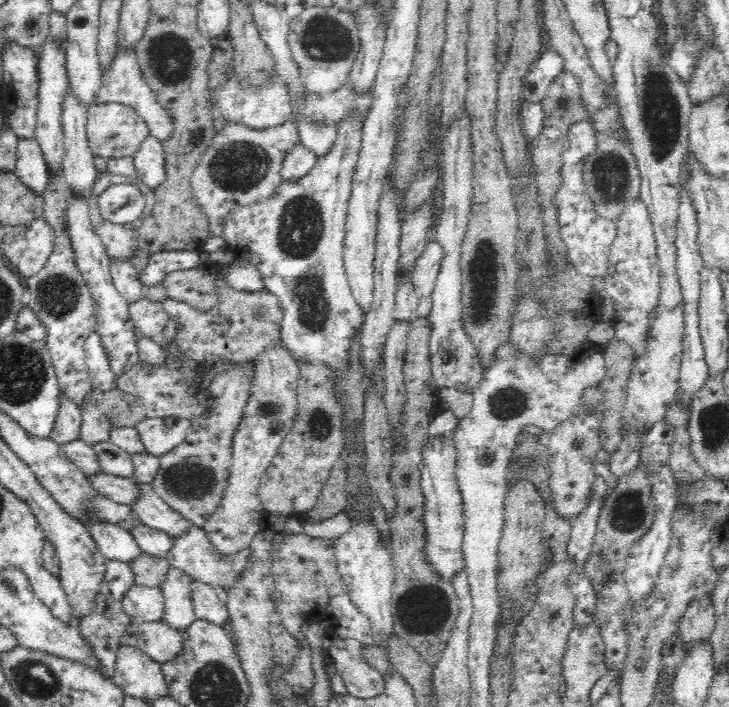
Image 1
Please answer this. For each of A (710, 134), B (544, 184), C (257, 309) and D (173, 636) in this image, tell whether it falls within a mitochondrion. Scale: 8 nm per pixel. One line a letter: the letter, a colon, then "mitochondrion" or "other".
A: other
B: other
C: mitochondrion
D: other

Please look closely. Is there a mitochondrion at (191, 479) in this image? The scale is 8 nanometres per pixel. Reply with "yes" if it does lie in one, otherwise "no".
yes

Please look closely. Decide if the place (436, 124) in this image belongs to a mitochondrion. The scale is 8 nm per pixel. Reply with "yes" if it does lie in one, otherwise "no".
no

